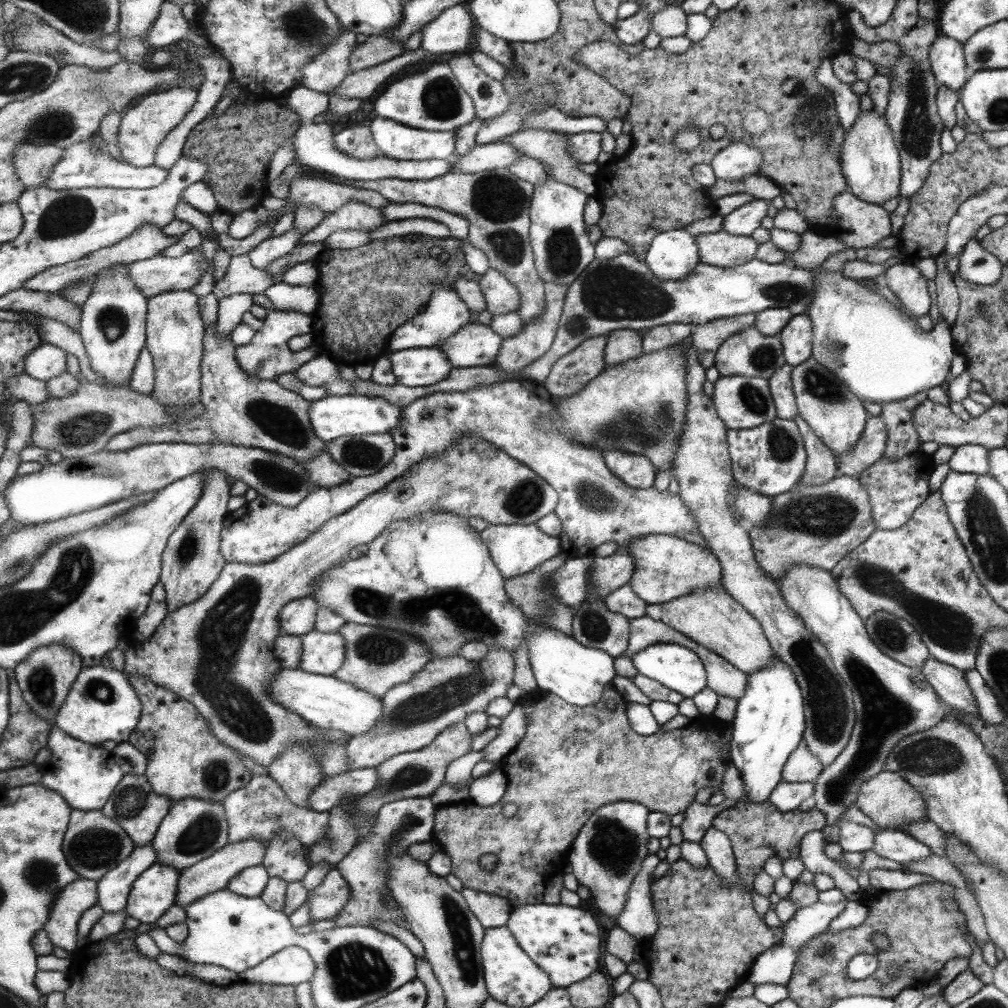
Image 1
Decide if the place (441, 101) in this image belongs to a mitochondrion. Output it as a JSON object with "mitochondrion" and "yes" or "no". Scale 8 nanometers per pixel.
{"mitochondrion":"yes"}

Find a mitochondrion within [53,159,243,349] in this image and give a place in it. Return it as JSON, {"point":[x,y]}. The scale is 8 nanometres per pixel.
{"point":[111,322]}

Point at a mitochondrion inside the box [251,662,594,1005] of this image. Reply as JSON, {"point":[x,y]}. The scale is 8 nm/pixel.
{"point":[355,970]}

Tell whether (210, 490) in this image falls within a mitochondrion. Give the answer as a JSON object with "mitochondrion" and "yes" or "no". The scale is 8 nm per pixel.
{"mitochondrion":"no"}

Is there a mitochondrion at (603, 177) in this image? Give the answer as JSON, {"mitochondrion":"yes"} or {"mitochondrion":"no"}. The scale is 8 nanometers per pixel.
{"mitochondrion":"no"}

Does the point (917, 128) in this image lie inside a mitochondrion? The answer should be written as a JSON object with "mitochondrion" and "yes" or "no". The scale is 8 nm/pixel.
{"mitochondrion":"yes"}

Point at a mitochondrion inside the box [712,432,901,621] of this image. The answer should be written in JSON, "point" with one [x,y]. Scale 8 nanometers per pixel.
{"point":[828,515]}

